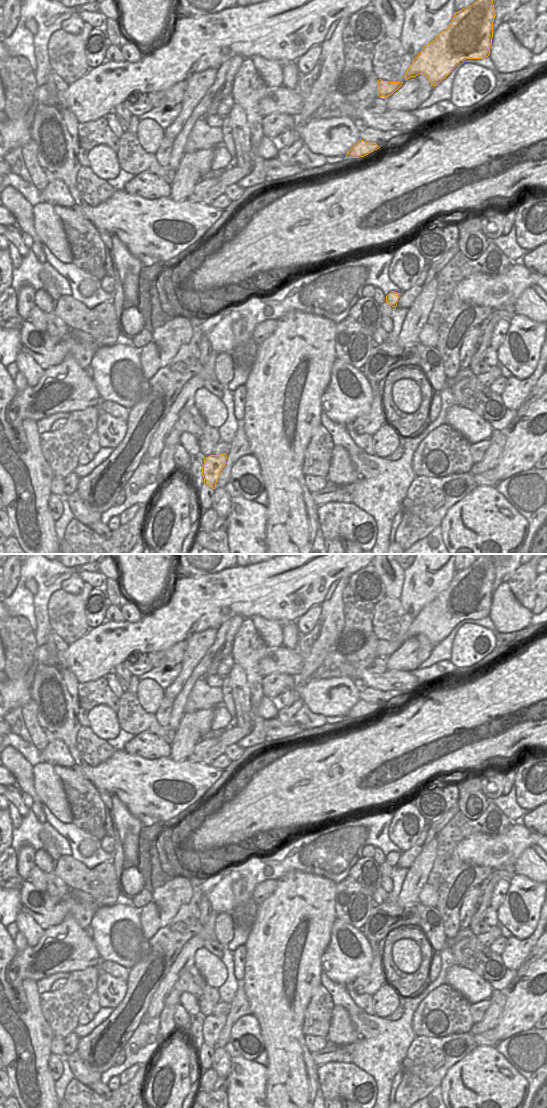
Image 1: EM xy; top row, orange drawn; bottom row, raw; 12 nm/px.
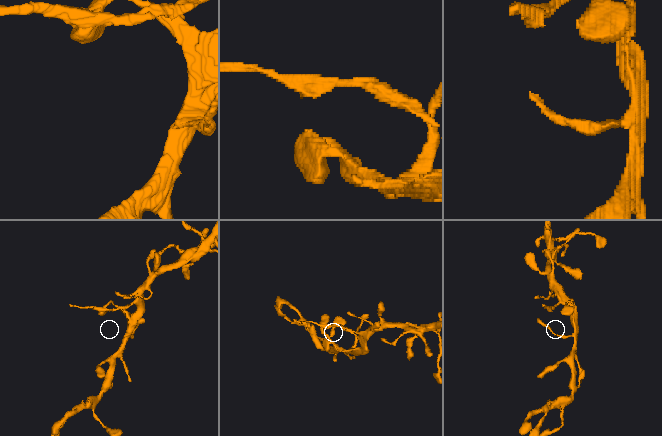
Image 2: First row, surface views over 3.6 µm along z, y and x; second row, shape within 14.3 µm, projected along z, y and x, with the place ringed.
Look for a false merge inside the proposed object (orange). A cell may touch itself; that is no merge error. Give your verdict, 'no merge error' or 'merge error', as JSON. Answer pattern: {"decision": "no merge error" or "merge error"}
{"decision": "merge error"}

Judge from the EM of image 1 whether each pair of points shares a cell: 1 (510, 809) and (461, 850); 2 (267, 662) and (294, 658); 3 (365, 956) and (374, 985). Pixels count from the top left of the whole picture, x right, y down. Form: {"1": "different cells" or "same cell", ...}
{"1": "different cells", "2": "same cell", "3": "different cells"}

